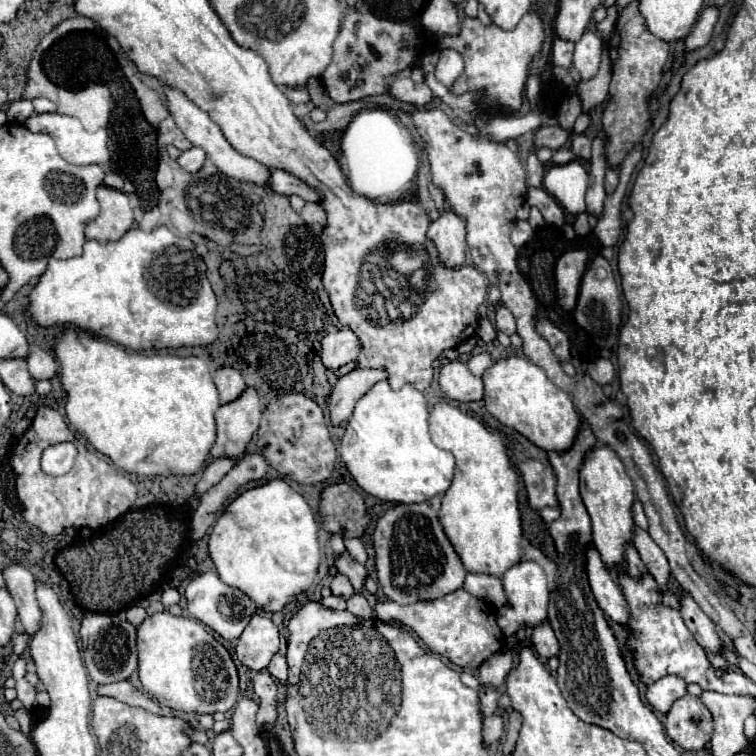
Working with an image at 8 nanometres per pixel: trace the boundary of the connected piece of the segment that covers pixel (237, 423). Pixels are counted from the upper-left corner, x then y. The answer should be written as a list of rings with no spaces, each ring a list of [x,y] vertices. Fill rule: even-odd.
[[[247,387],[247,391],[227,403],[221,405],[215,413],[217,421],[217,439],[211,447],[209,457],[239,457],[245,453],[247,443],[259,429],[261,421],[261,401],[255,389]]]

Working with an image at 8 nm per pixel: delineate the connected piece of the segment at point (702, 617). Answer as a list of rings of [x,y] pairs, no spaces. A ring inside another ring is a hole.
[[[677,591],[677,599],[681,603],[679,613],[685,621],[685,625],[689,627],[689,631],[693,633],[693,637],[709,651],[719,651],[721,649],[721,639],[717,635],[717,629],[713,625],[713,621],[701,611],[701,607],[693,601],[693,597],[687,591]]]

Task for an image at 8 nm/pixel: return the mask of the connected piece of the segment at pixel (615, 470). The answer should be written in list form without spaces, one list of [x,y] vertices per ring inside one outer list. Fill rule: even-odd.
[[[609,445],[595,447],[585,453],[581,467],[579,467],[579,491],[587,513],[593,523],[593,545],[599,551],[603,563],[607,567],[615,567],[623,561],[625,543],[633,537],[633,515],[631,503],[635,499],[633,483],[625,473],[623,461],[609,449]]]

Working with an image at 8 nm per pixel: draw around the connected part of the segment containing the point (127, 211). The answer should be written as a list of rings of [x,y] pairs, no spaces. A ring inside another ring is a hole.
[[[99,187],[97,199],[101,203],[101,213],[85,229],[87,239],[117,241],[133,227],[133,211],[129,207],[129,197],[111,187]]]

